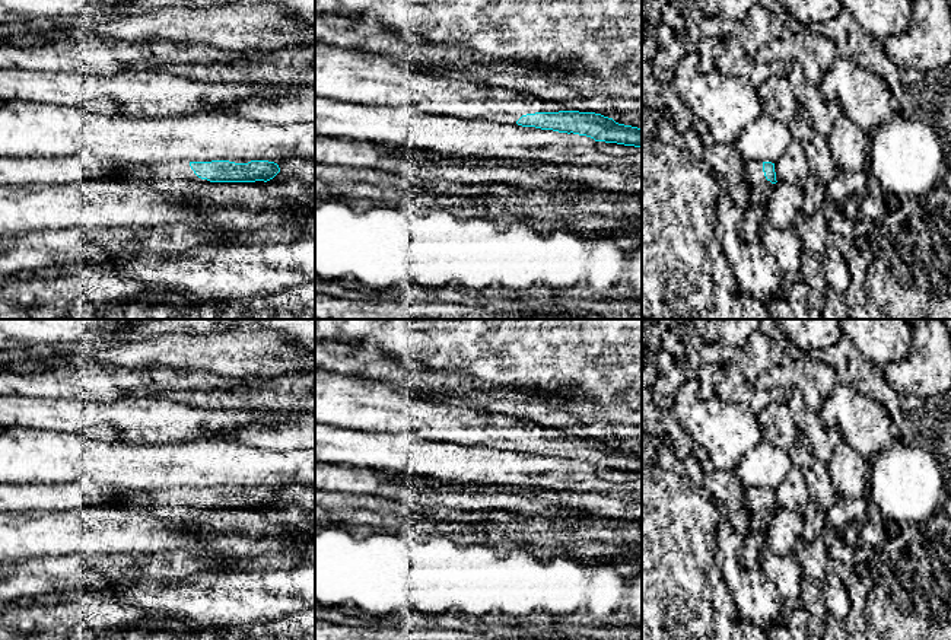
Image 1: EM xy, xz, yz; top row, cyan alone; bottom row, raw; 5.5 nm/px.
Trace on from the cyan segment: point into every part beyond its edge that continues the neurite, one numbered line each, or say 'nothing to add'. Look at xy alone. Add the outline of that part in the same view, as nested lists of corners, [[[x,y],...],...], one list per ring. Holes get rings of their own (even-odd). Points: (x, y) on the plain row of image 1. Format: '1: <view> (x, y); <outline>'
1: xy (175, 503); [[[163,488],[159,491],[130,491],[124,502],[98,507],[124,513],[149,513],[169,518],[191,526],[206,526],[210,507],[198,504],[188,488]]]

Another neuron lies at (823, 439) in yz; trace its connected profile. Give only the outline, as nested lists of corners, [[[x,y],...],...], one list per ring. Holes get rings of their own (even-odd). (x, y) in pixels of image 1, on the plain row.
[[[795,385],[788,388],[786,405],[793,415],[798,433],[811,443],[814,455],[820,461],[827,462],[842,442],[840,433],[836,429],[827,427],[820,414],[805,405],[801,389]]]

